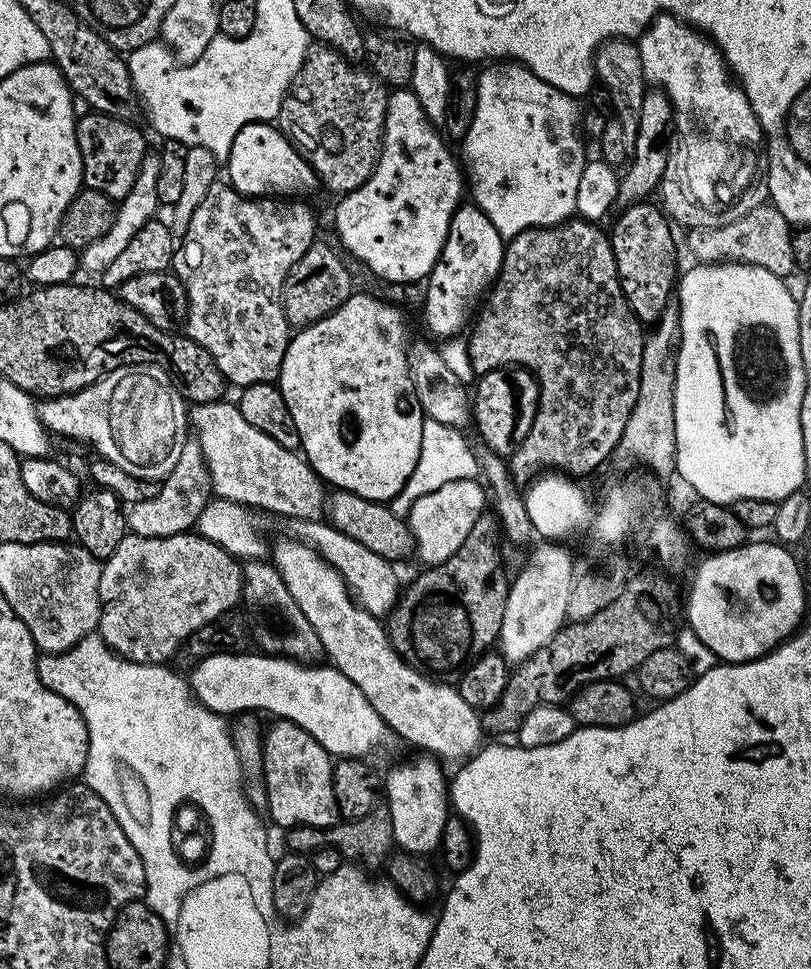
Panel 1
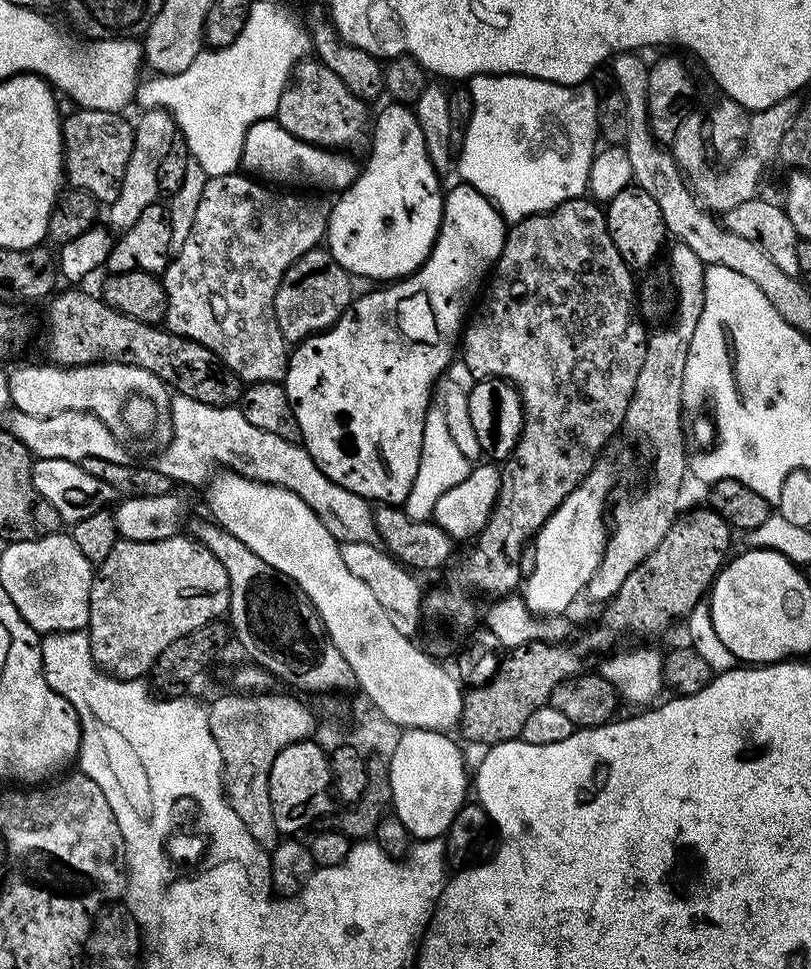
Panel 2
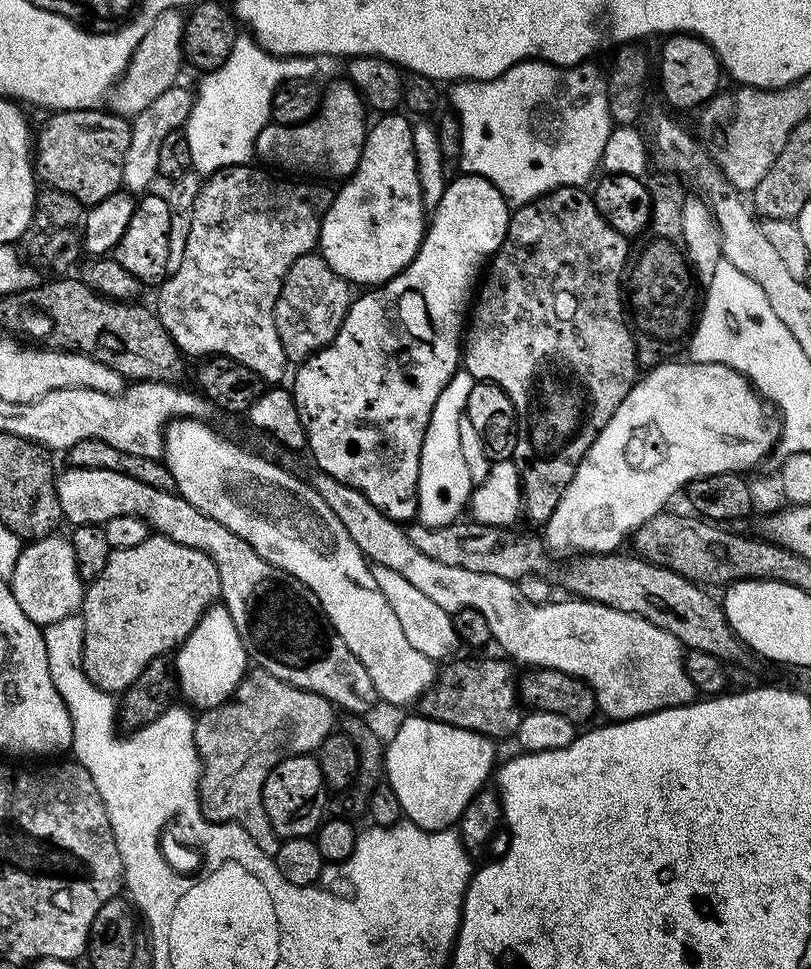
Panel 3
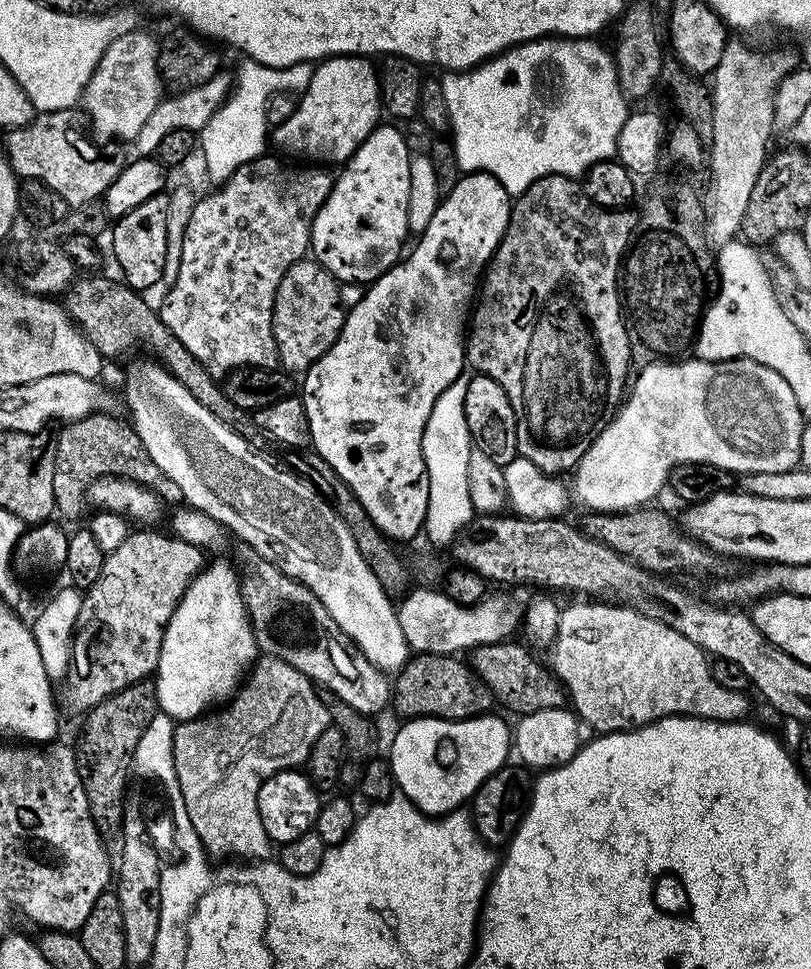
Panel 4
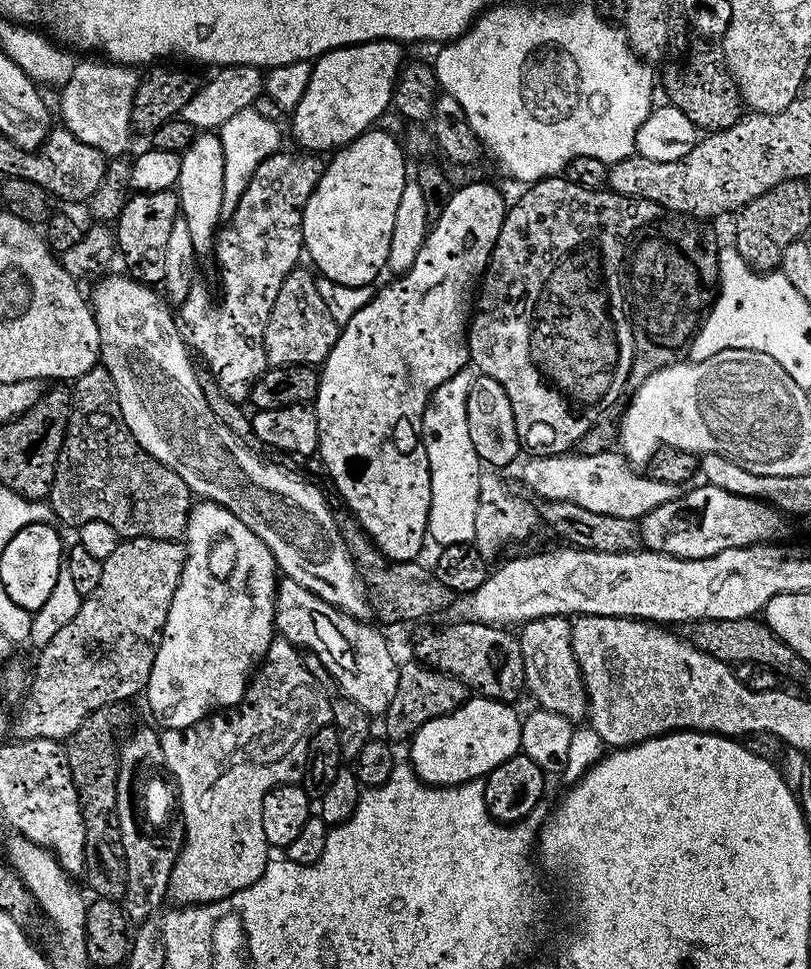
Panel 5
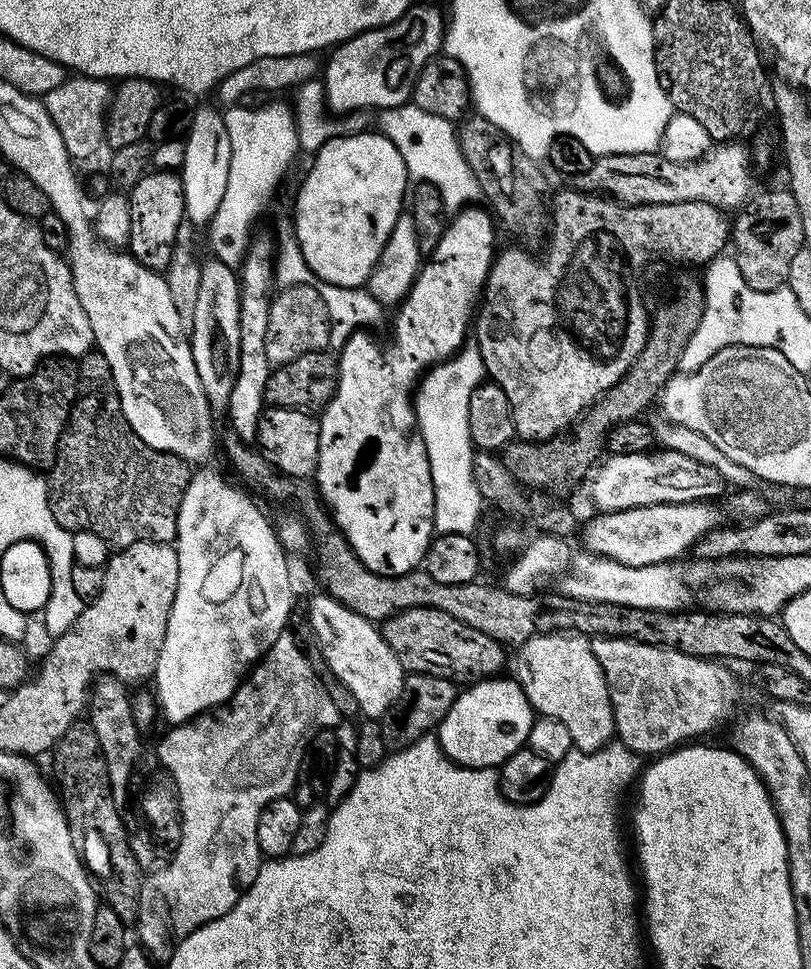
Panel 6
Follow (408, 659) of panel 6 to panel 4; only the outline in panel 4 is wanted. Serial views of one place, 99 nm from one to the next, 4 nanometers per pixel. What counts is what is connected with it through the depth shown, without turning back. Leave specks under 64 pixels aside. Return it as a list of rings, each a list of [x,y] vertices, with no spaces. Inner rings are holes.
[[[483,644],[471,649],[470,663],[472,669],[482,678],[482,682],[492,692],[492,699],[517,717],[534,714],[534,710],[563,708],[566,704],[566,689],[551,667],[539,664],[520,644]]]

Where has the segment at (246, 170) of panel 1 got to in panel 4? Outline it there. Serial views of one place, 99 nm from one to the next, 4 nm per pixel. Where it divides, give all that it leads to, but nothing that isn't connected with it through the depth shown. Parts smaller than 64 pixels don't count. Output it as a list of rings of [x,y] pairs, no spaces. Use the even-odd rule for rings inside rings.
[[[330,56],[313,68],[316,69],[304,93],[298,96],[294,114],[271,129],[270,140],[285,152],[285,157],[301,156],[304,162],[340,166],[353,156],[358,146],[362,146],[364,139],[381,123],[378,68],[366,56]]]

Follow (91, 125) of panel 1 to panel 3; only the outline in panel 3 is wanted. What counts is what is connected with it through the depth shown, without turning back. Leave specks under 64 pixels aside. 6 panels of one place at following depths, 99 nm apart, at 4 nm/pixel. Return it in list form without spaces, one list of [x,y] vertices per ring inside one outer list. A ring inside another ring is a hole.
[[[94,107],[69,112],[53,111],[49,115],[52,117],[41,126],[40,132],[38,128],[34,136],[34,167],[37,177],[47,187],[74,194],[74,198],[78,198],[78,202],[85,206],[108,200],[116,192],[121,191],[124,182],[122,166],[126,162],[126,150],[130,150],[131,123],[111,110],[100,111],[104,110]]]

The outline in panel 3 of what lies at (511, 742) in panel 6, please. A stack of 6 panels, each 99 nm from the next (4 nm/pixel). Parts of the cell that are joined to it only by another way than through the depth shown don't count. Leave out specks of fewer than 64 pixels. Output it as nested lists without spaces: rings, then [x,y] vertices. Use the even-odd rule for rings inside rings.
[[[419,714],[406,717],[397,726],[392,741],[387,741],[384,770],[386,782],[398,794],[407,823],[431,832],[451,829],[468,803],[487,785],[484,783],[488,775],[493,775],[497,760],[492,744],[495,743],[480,732],[462,730]]]

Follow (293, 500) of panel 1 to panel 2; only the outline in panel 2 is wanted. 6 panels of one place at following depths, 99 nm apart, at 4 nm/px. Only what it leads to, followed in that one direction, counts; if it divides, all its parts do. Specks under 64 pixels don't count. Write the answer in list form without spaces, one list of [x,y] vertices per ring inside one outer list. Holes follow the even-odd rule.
[[[176,394],[170,400],[171,428],[172,437],[161,450],[160,457],[154,460],[154,466],[177,485],[203,485],[213,471],[212,464],[220,464],[216,466],[251,480],[261,480],[263,484],[277,484],[298,494],[298,498],[322,518],[326,530],[345,544],[370,544],[377,539],[374,508],[369,501],[331,480],[310,458],[303,443],[286,442],[286,438],[278,438],[278,434],[266,434],[266,430],[250,426],[239,407],[219,408]]]

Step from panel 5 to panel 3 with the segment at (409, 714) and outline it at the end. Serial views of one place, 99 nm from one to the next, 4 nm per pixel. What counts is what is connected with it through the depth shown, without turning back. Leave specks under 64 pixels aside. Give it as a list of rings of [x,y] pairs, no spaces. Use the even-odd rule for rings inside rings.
[[[453,659],[445,663],[439,669],[432,686],[420,697],[419,715],[450,726],[458,726],[462,730],[480,732],[489,738],[515,737],[522,715],[522,704],[518,699],[518,676],[517,673],[512,673],[513,665],[507,659],[499,659]]]

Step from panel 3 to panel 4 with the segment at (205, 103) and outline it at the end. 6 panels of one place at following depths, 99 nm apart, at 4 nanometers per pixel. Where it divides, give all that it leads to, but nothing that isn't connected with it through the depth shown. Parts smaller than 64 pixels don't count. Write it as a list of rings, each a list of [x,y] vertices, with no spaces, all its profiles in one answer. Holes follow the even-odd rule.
[[[240,72],[235,73],[234,87],[227,100],[220,109],[214,114],[214,118],[210,118],[210,122],[206,122],[206,126],[201,128],[198,133],[198,148],[202,153],[204,151],[204,168],[208,171],[208,176],[215,182],[223,182],[228,180],[234,170],[238,170],[244,164],[249,164],[252,160],[259,160],[265,155],[267,145],[270,140],[270,125],[266,114],[266,106],[268,105],[268,97],[270,88],[264,85],[264,80],[256,72]]]

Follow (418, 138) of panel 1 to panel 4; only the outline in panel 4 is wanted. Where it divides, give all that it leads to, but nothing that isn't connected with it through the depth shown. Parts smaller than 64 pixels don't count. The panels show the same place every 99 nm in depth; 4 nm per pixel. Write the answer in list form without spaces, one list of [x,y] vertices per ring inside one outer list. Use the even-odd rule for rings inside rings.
[[[384,122],[364,139],[362,146],[358,146],[358,150],[339,169],[340,176],[338,172],[333,179],[330,194],[312,223],[310,245],[311,255],[330,275],[336,277],[337,281],[349,280],[352,284],[367,286],[384,272],[389,272],[397,260],[401,259],[410,240],[406,210],[410,203],[412,157],[413,153],[408,152],[407,138],[398,129],[391,128]]]

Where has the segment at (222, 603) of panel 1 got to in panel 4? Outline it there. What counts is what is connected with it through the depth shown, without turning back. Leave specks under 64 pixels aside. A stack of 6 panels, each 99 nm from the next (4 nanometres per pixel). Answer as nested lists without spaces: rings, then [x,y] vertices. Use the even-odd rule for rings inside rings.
[[[156,530],[129,531],[126,542],[122,542],[118,550],[105,555],[98,582],[94,582],[94,586],[83,593],[76,635],[72,637],[72,647],[78,653],[78,659],[74,664],[75,670],[69,671],[66,677],[68,700],[76,708],[93,708],[98,702],[110,698],[110,694],[118,694],[118,690],[137,684],[139,680],[147,680],[155,673],[162,650],[164,628],[184,597],[185,590],[205,567],[205,553],[201,549],[190,546],[190,542],[177,540],[175,535],[163,536],[160,532],[152,531]]]

